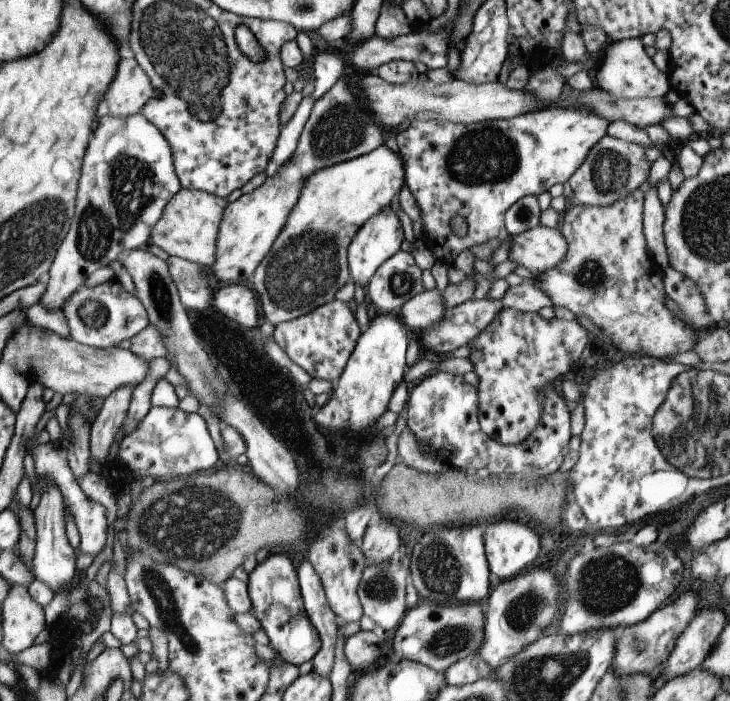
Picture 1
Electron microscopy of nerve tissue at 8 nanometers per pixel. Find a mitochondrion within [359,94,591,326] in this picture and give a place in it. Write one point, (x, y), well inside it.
(488, 155)

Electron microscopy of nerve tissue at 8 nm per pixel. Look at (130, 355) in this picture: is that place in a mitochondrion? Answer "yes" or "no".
no

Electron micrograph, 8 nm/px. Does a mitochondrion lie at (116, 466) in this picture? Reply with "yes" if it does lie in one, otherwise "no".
no

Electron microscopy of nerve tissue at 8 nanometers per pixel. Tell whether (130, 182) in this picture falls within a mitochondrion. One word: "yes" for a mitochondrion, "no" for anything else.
yes

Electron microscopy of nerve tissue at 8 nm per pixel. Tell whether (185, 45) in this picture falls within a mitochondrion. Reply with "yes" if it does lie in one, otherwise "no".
yes

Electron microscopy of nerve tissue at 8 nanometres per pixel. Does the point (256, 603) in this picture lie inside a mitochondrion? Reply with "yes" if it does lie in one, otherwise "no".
no

